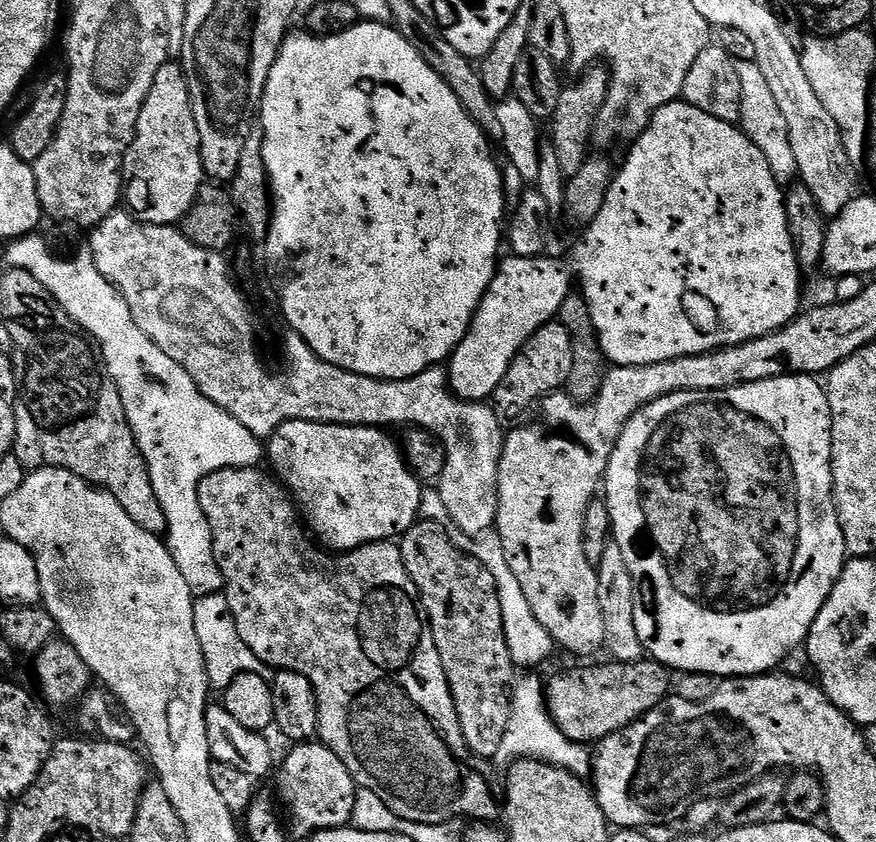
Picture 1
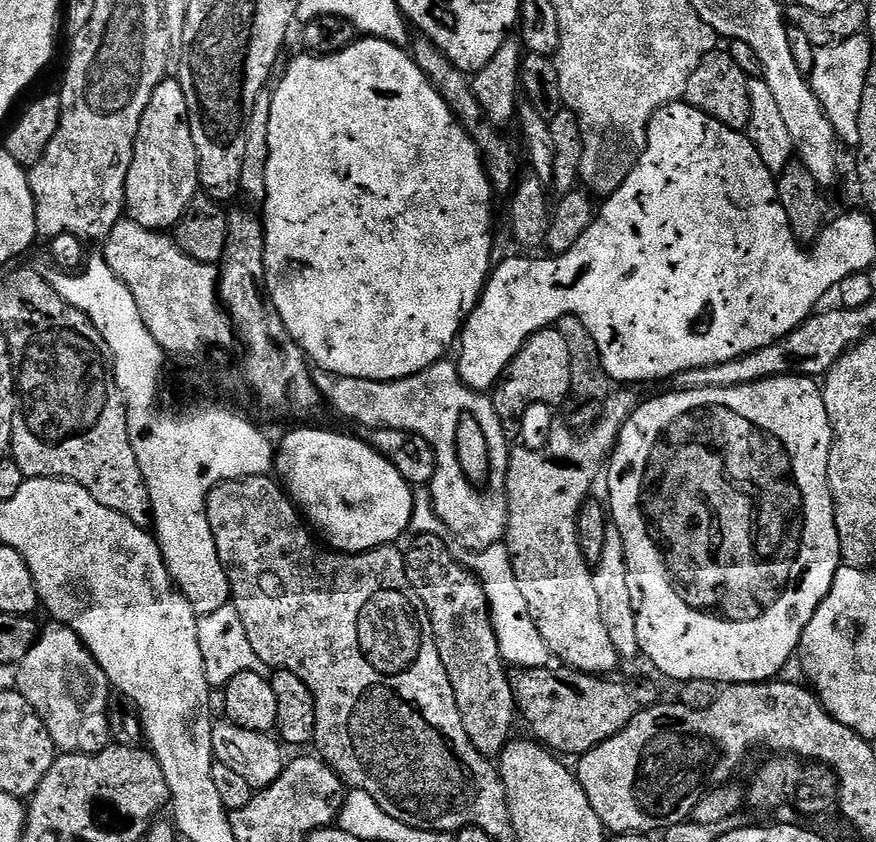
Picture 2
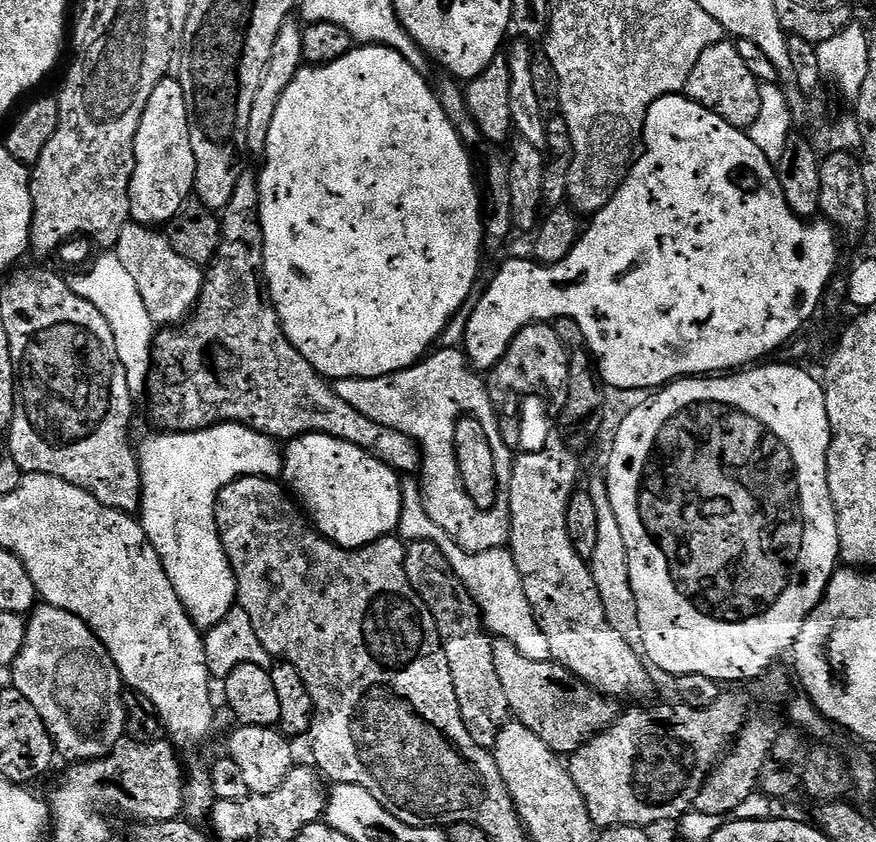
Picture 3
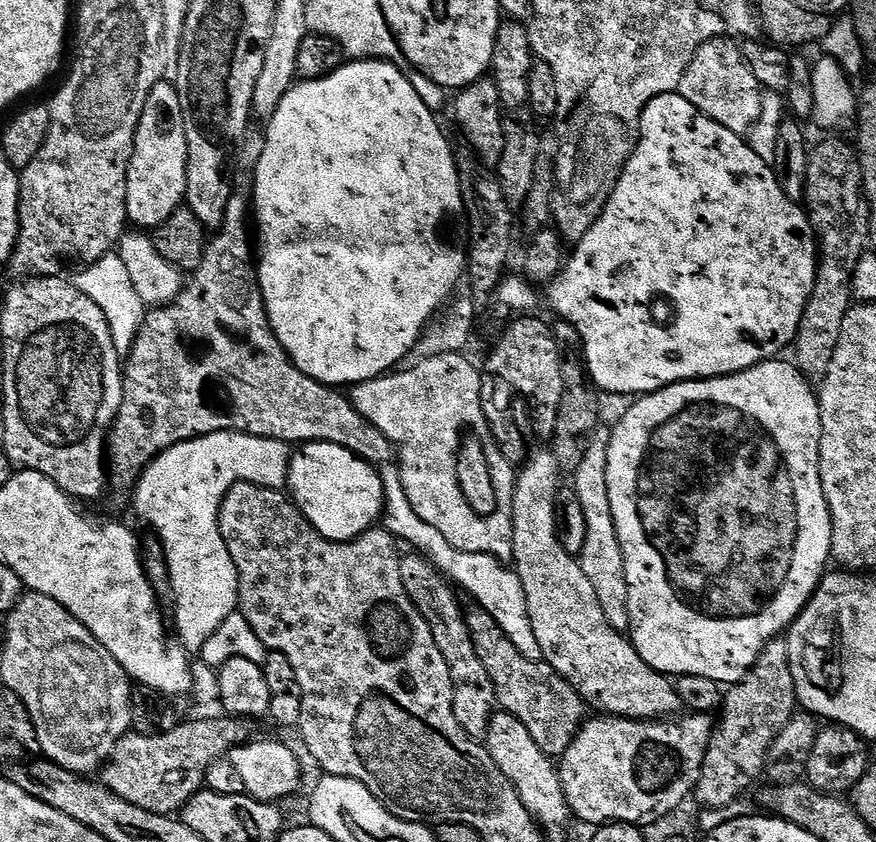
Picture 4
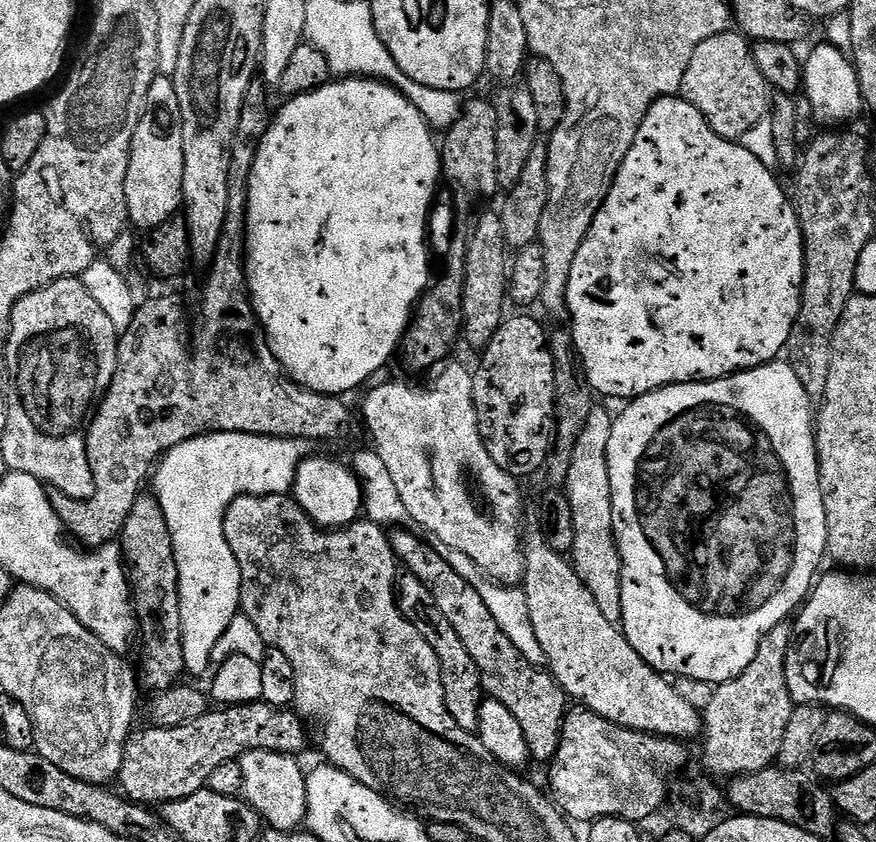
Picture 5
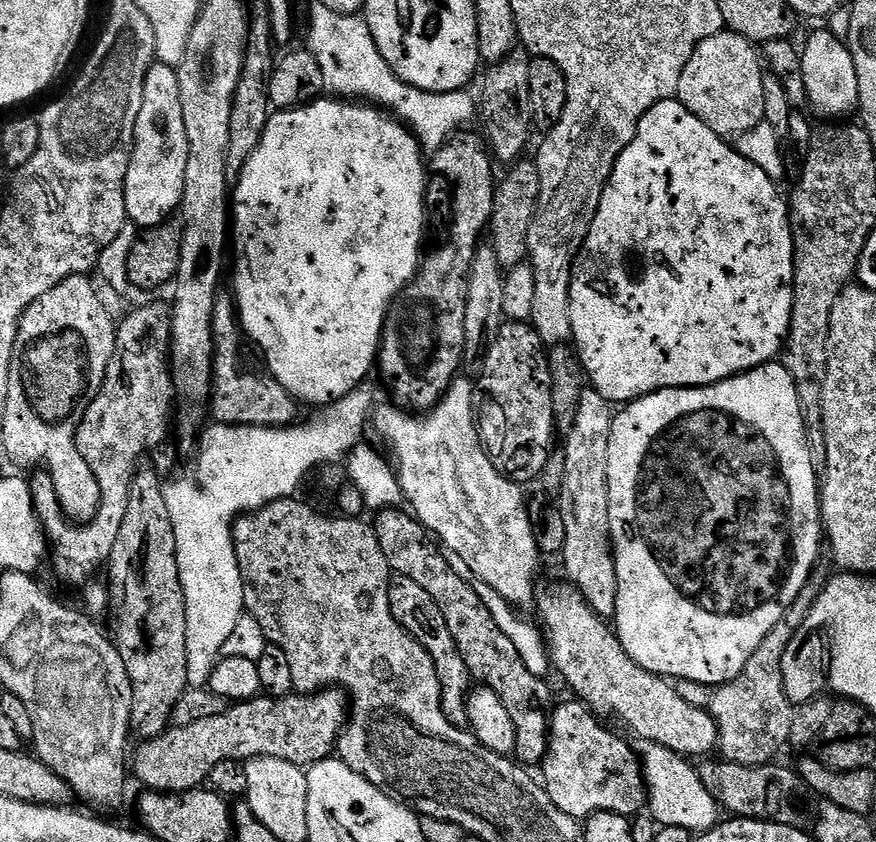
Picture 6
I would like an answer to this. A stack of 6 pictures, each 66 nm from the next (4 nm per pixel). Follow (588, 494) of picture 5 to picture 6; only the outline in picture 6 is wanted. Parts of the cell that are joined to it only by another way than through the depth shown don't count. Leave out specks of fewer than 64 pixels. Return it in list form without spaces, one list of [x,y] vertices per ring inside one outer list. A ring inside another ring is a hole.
[[[588,386],[585,387],[582,398],[578,402],[578,410],[576,411],[576,417],[572,423],[572,428],[566,434],[568,440],[564,444],[562,449],[562,455],[564,458],[564,481],[562,482],[562,490],[558,497],[558,503],[560,505],[560,513],[562,519],[566,522],[566,546],[562,553],[562,561],[564,560],[564,572],[566,575],[567,583],[572,584],[582,594],[582,598],[586,598],[586,602],[592,607],[598,615],[604,620],[611,621],[616,615],[616,603],[618,602],[618,574],[616,573],[616,559],[612,553],[612,535],[610,534],[610,506],[608,505],[608,455],[610,454],[610,434],[612,433],[612,418],[614,415],[613,405],[602,394],[598,394],[596,389]]]

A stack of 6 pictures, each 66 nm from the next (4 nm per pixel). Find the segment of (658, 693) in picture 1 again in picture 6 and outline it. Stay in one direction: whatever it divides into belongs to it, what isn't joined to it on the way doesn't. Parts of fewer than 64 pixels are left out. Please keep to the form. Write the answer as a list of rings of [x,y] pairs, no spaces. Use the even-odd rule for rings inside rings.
[[[395,507],[377,513],[374,519],[376,537],[378,546],[382,546],[382,554],[386,554],[389,569],[395,575],[418,582],[418,586],[422,586],[422,590],[434,598],[434,606],[442,610],[446,626],[450,626],[450,634],[454,634],[454,642],[458,642],[462,662],[466,662],[473,681],[494,690],[494,694],[502,698],[502,706],[506,706],[514,722],[515,759],[524,766],[543,765],[548,753],[550,713],[554,707],[552,692],[547,684],[549,681],[526,670],[526,662],[518,658],[514,642],[510,642],[510,638],[498,630],[498,622],[494,622],[490,610],[486,610],[482,598],[478,598],[475,587],[471,583],[467,584],[469,581],[453,570],[451,559],[441,551],[432,533],[411,511]]]

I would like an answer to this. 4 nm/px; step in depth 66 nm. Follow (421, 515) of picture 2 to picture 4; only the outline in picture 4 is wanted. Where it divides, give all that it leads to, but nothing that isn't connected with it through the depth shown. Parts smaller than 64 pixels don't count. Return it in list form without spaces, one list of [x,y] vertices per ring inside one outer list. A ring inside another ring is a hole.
[[[395,463],[385,464],[379,469],[384,491],[384,515],[382,527],[385,532],[396,537],[397,541],[409,544],[409,549],[423,554],[432,561],[432,564],[445,578],[447,578],[461,593],[469,592],[475,603],[502,626],[502,634],[514,642],[514,646],[526,658],[531,660],[541,659],[538,638],[534,638],[534,626],[530,626],[530,614],[526,610],[526,590],[522,590],[520,575],[515,570],[510,570],[505,561],[494,558],[490,554],[481,552],[467,552],[458,550],[442,538],[441,532],[434,530],[430,522],[422,522],[418,514],[410,506],[410,498],[406,498],[406,490],[400,481],[400,469]]]

